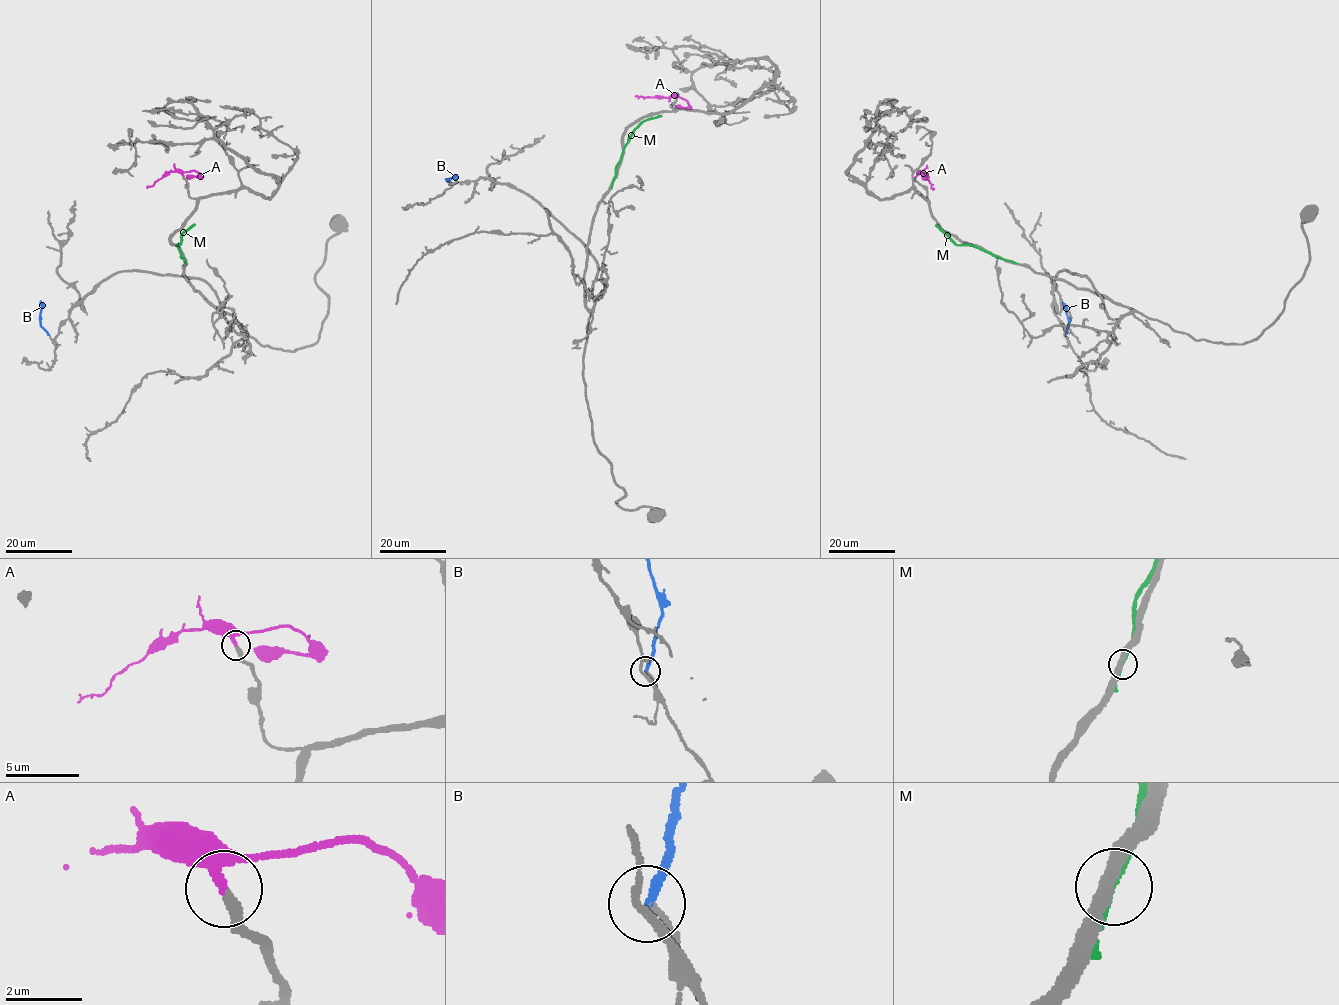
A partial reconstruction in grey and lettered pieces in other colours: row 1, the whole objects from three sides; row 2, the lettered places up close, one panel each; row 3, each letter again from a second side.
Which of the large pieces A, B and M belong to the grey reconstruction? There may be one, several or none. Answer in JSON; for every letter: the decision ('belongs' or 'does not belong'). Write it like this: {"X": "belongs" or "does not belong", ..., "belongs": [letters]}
{"A": "belongs", "B": "belongs", "M": "does not belong", "belongs": ["A", "B"]}

